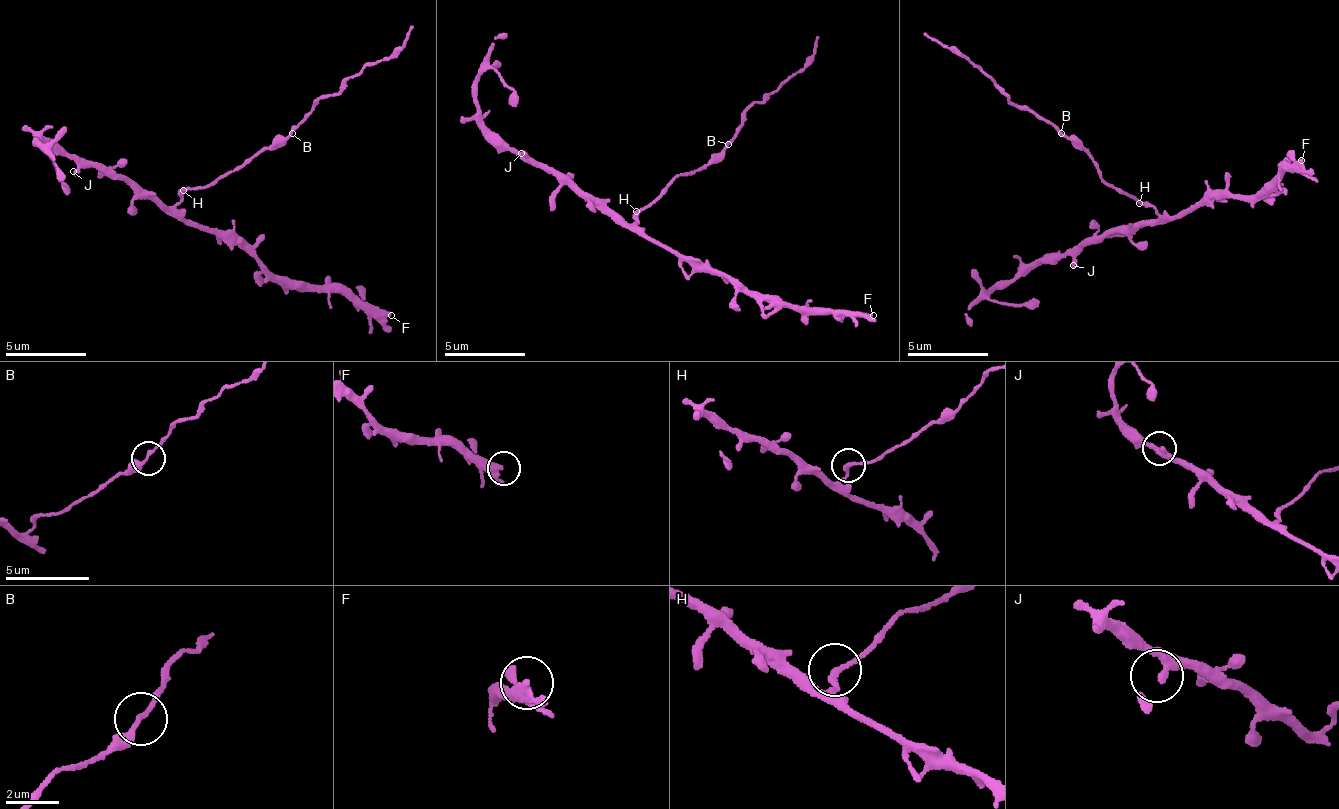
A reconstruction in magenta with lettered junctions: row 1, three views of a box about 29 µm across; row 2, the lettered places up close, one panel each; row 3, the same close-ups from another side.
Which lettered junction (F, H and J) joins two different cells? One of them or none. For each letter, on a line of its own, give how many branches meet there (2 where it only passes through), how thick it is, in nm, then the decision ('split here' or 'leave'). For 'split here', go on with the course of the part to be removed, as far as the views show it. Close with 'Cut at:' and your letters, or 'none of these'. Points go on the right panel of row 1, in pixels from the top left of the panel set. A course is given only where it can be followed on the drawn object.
F: 2 branches meet; 280 nm thick; leave
H: 2 branches meet; 200 nm thick; split here; foreign part runs (1138, 205), (1108, 184), (1085, 149), (1067, 141), (923, 32)
J: 2 branches meet; 240 nm thick; leave
Cut at: H

